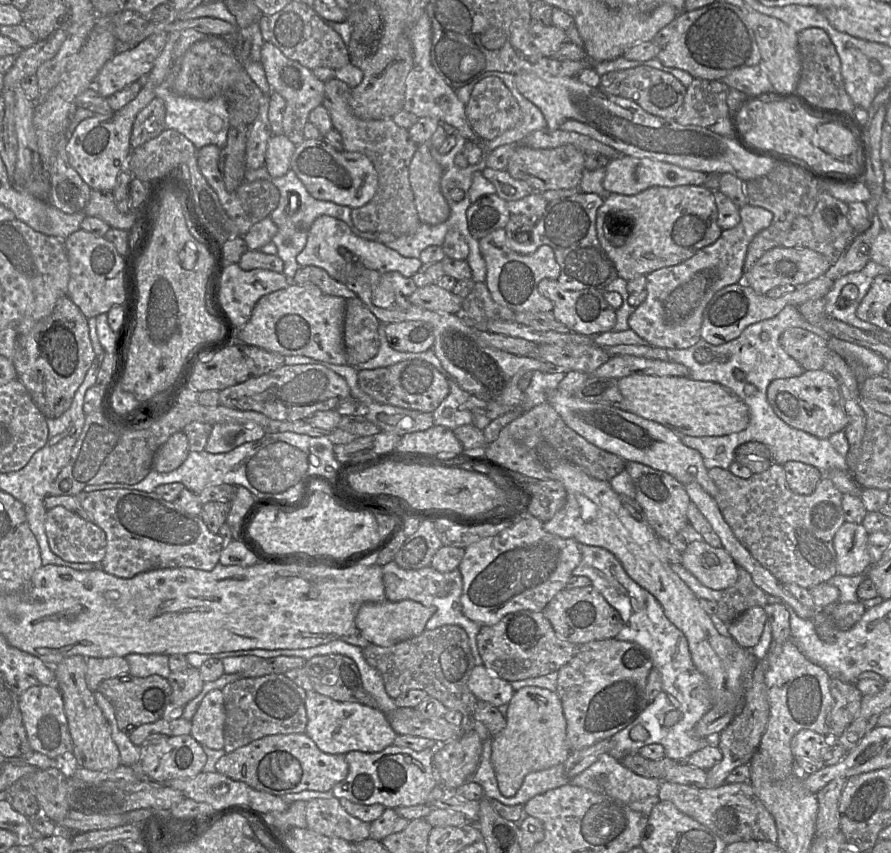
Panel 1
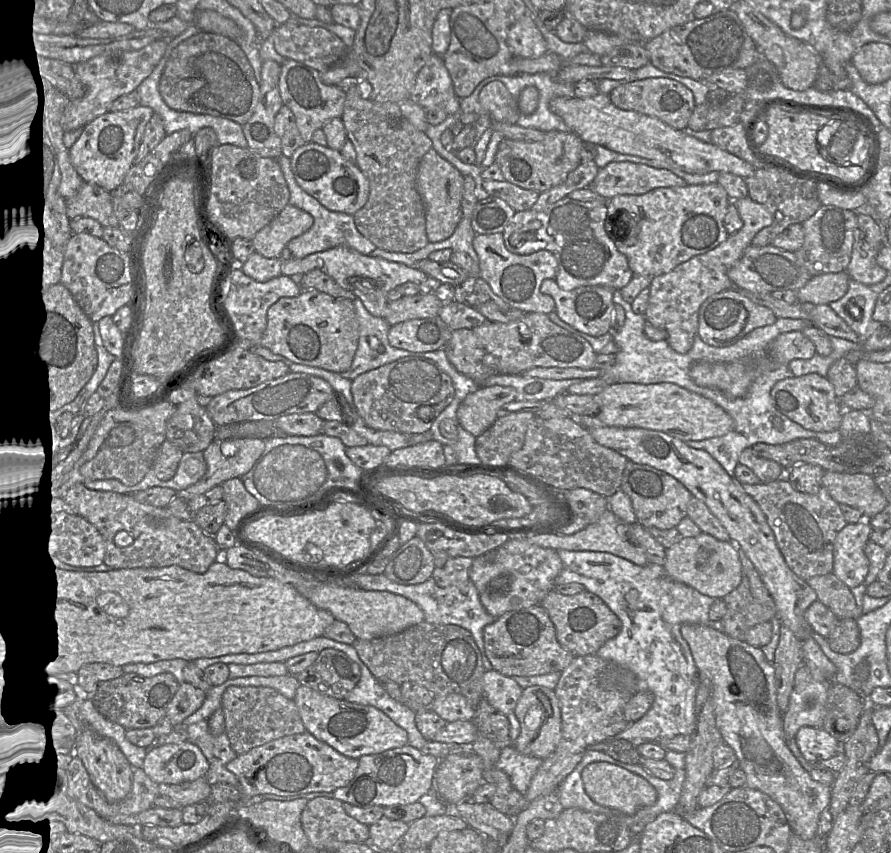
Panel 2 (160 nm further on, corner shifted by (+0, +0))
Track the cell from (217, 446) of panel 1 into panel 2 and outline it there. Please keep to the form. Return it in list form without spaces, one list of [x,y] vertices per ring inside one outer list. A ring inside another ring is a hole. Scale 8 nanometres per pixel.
[[[215,438],[203,451],[207,464],[204,476],[195,484],[177,492],[185,501],[221,485],[231,478],[241,478],[251,470],[265,449],[265,439]]]

